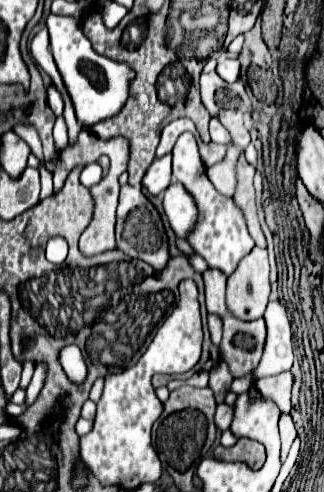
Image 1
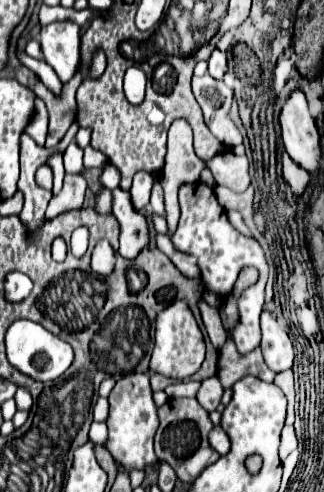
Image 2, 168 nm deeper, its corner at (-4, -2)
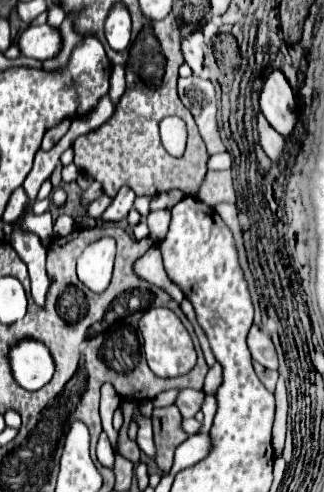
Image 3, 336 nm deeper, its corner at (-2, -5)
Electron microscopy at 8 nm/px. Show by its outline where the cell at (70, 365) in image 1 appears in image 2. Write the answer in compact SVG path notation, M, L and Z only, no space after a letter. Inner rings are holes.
M16 320L8 332L6 332L6 354L8 362L20 370L22 374L28 374L36 380L54 380L56 376L64 374L70 364L74 362L74 350L72 348L62 348L54 356L54 346L68 346L68 342L62 342L58 336L48 332L44 326L30 322L30 320Z

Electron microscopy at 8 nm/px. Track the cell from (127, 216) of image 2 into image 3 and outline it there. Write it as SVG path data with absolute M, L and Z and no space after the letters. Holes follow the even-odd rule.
M102 195L102 197L98 197L96 201L92 201L90 205L88 205L88 209L84 211L84 217L92 217L92 219L98 219L102 213L104 213L104 209L110 205L110 197L108 195Z

